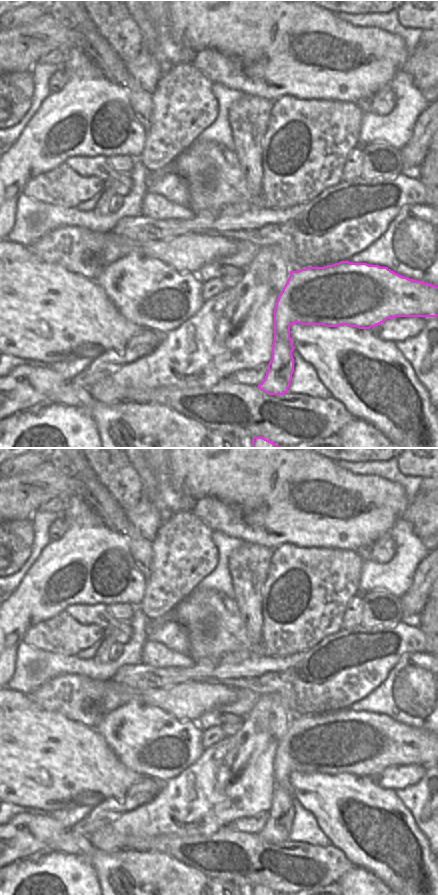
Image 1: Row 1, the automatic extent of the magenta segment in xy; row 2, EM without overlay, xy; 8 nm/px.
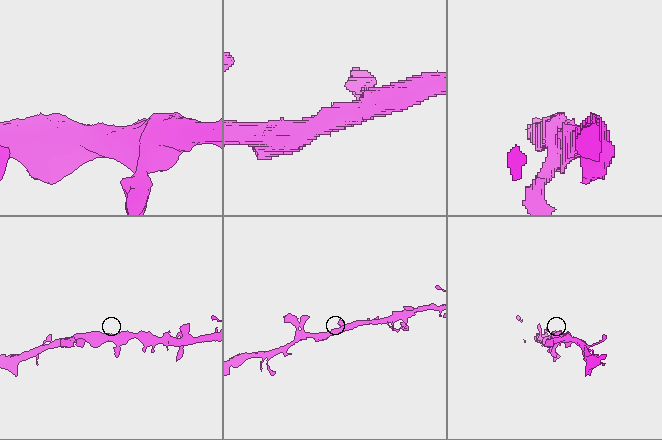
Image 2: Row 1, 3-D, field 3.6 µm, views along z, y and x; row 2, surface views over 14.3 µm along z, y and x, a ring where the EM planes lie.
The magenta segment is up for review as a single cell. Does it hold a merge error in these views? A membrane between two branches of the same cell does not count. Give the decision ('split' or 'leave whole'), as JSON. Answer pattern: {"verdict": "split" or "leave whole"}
{"verdict": "leave whole"}

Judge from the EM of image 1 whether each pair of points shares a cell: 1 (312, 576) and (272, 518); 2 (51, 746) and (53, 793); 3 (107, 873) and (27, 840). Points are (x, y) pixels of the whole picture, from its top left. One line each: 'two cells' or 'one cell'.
1: two cells
2: one cell
3: one cell

